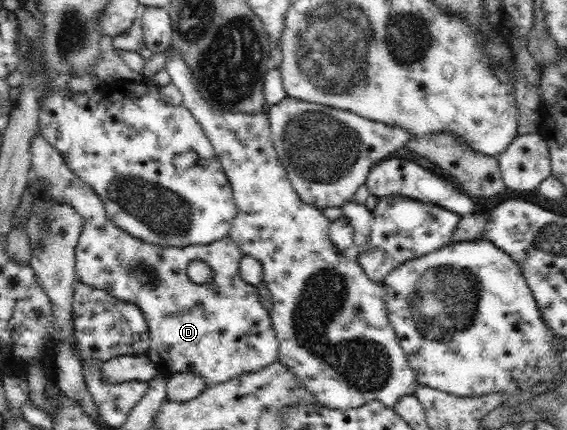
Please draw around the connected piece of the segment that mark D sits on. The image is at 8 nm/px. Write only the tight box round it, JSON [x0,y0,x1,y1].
[31,132,279,386]

